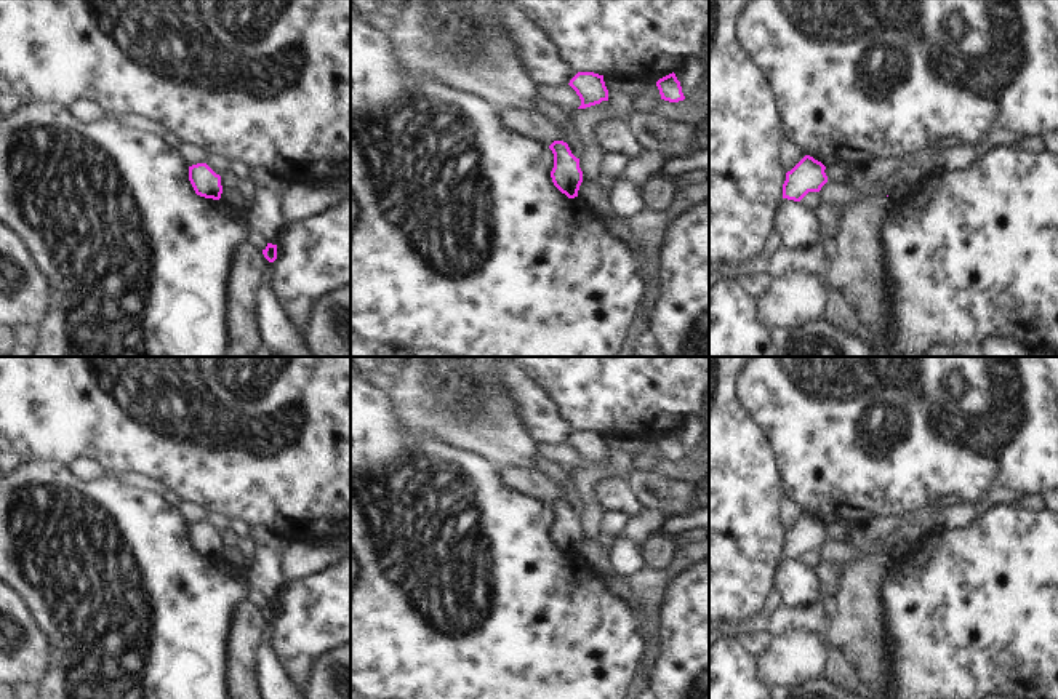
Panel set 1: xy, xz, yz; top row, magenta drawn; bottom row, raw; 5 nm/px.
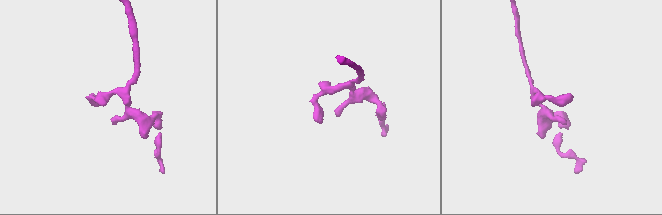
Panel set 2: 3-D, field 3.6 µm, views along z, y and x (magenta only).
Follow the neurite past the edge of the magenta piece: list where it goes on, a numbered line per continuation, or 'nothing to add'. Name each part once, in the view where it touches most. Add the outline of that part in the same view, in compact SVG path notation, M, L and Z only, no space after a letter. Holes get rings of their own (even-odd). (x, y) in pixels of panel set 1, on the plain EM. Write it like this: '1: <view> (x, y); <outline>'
nothing to add

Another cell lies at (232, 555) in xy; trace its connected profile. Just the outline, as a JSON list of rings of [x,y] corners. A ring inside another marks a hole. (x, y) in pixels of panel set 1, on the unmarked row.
[[[222,547],[221,557],[234,566],[250,569],[253,560],[245,558],[238,549]]]

